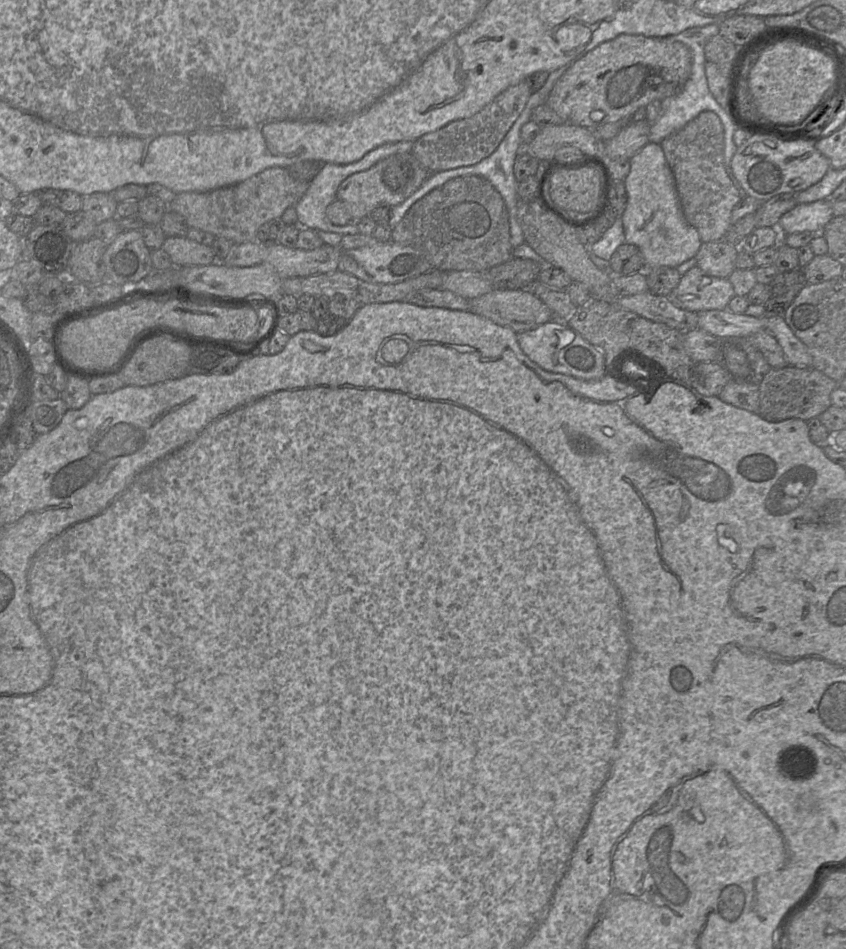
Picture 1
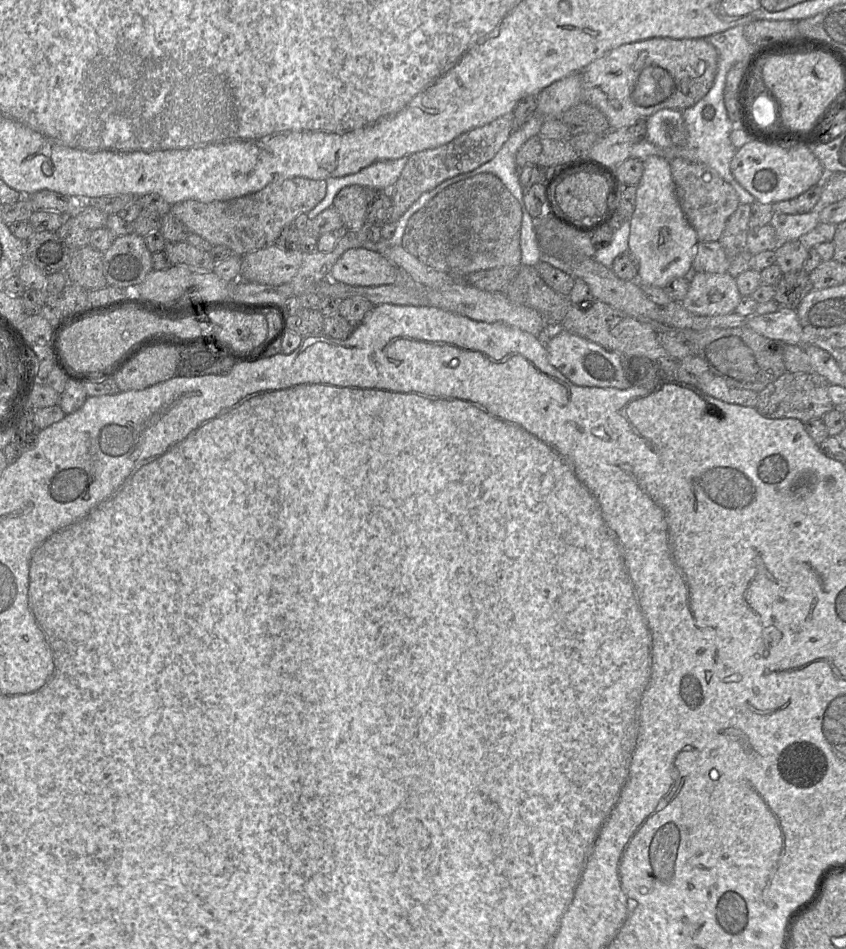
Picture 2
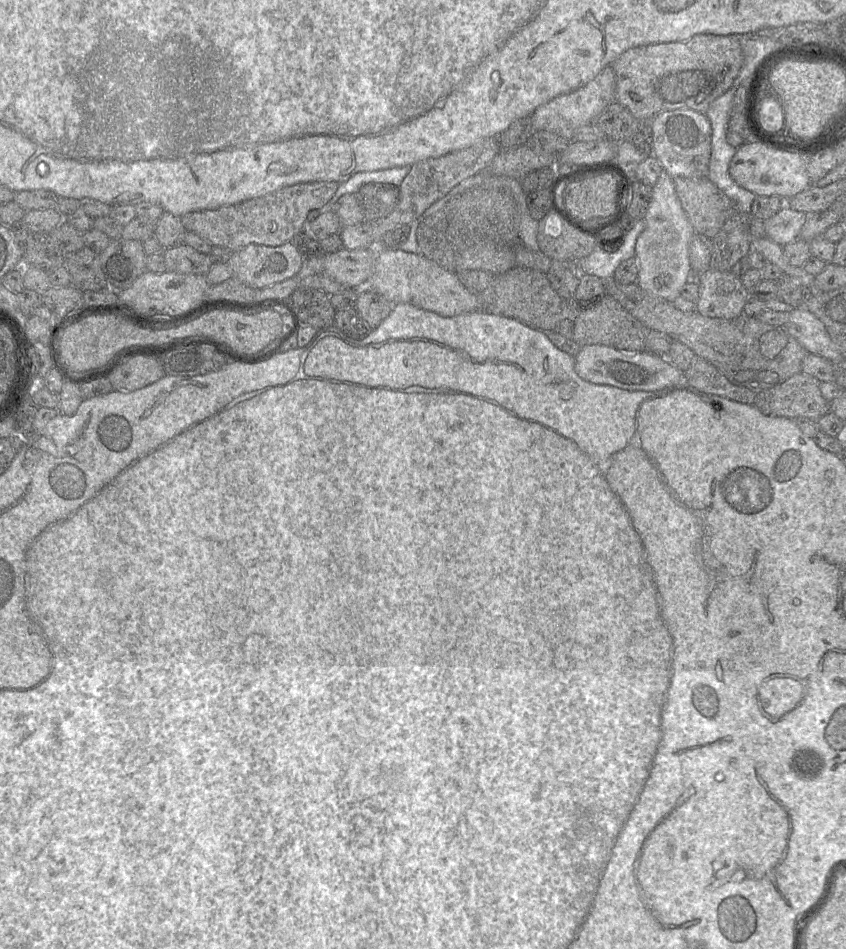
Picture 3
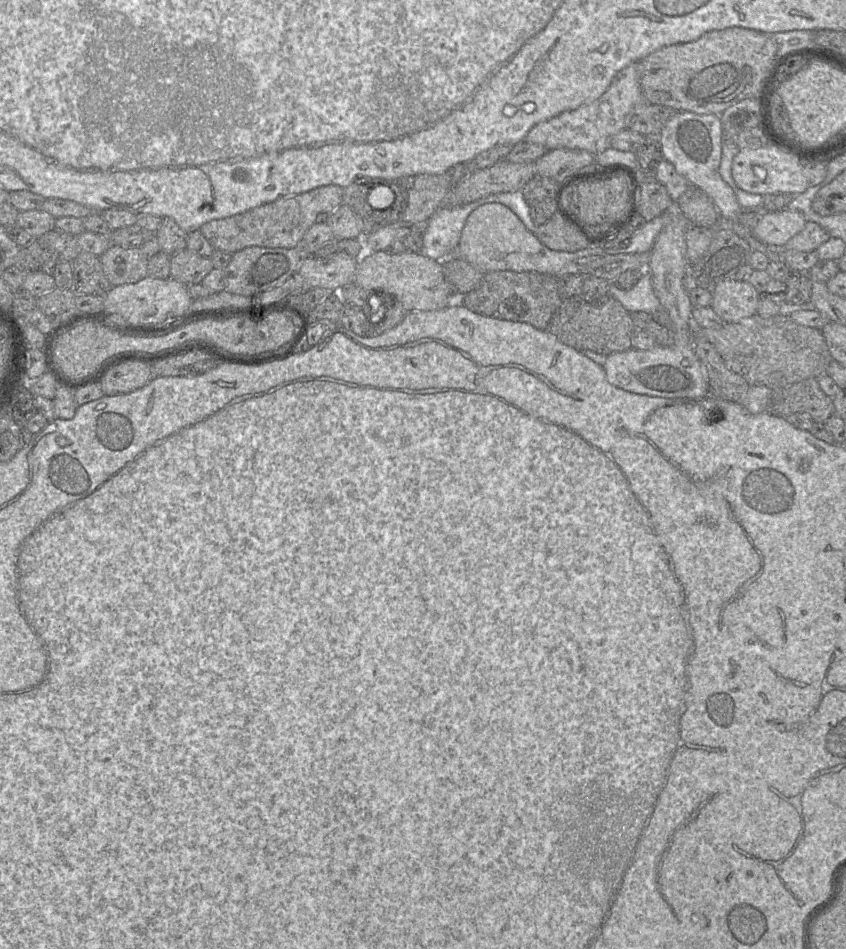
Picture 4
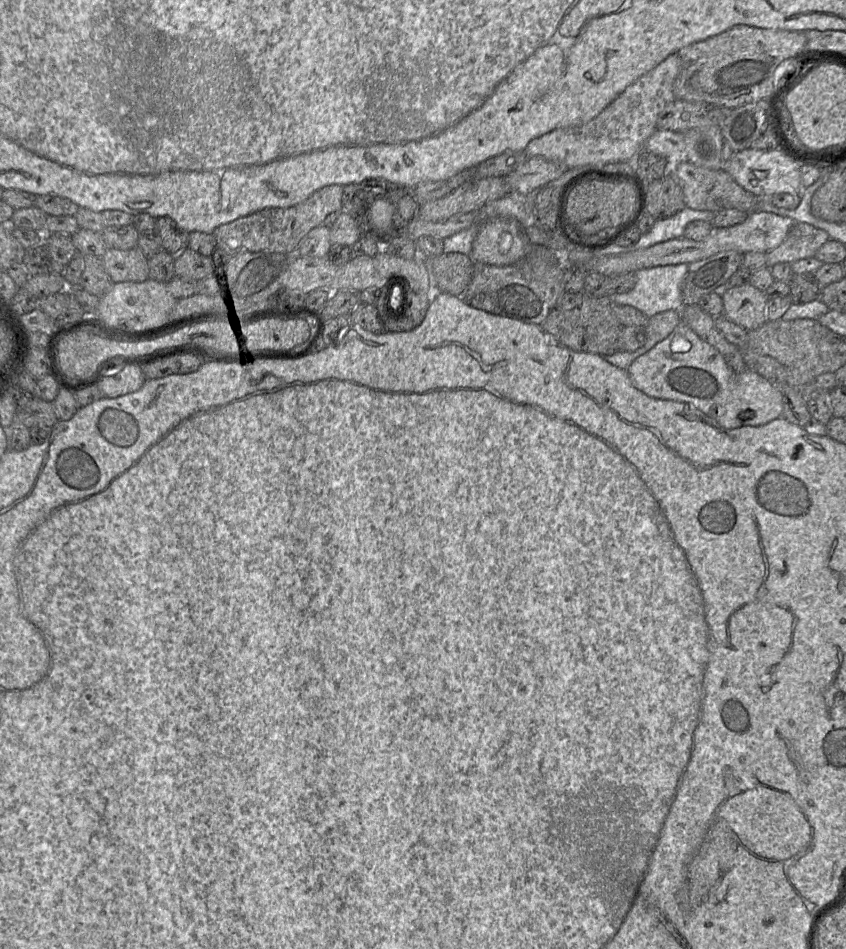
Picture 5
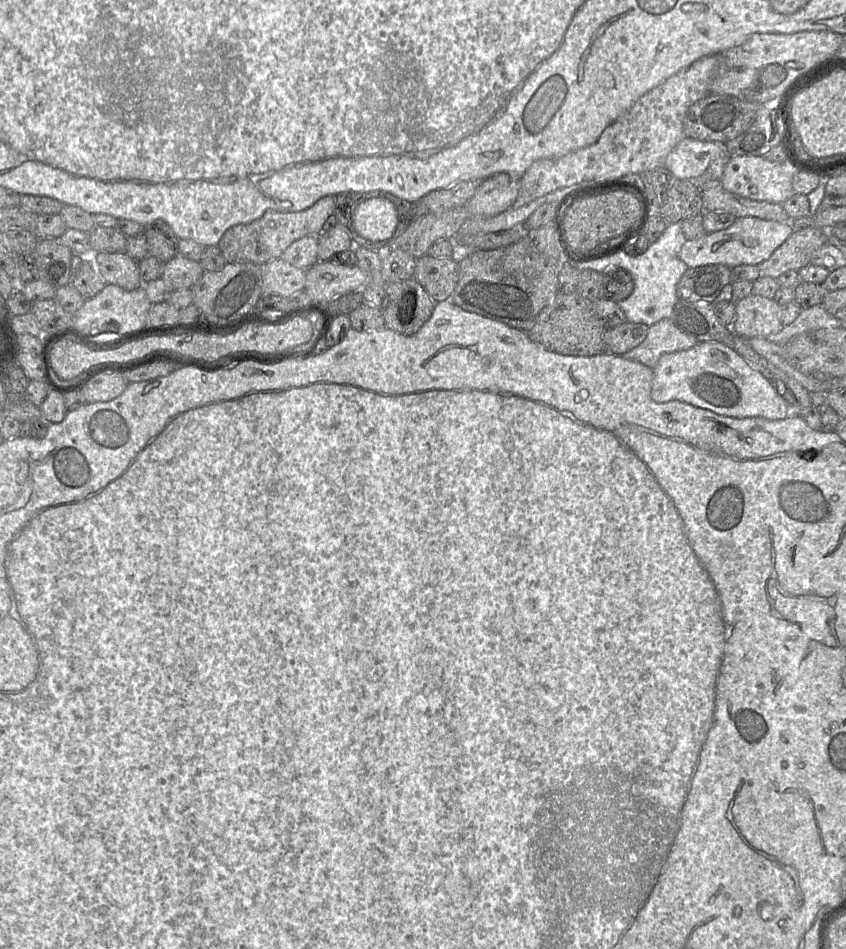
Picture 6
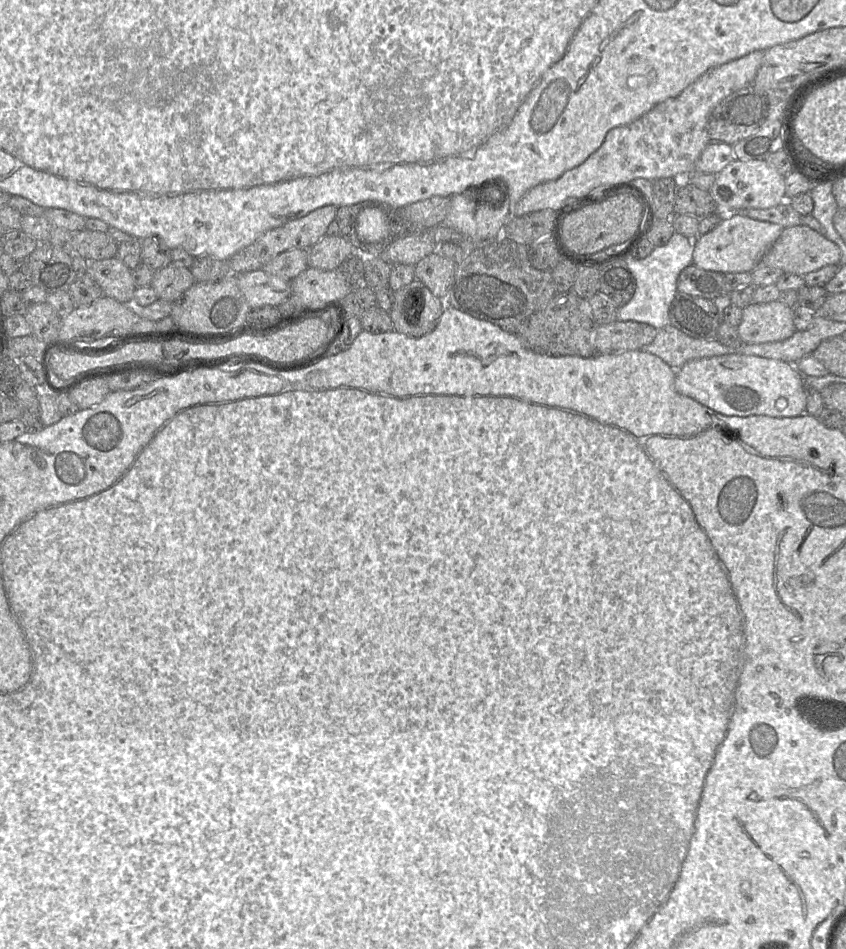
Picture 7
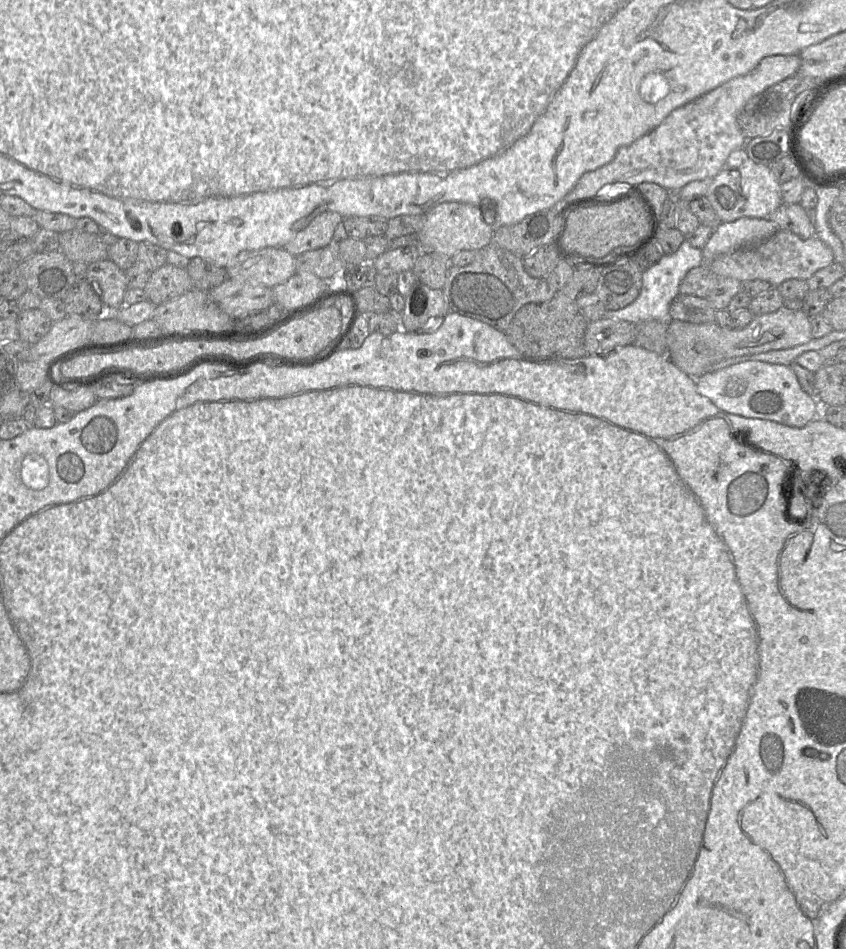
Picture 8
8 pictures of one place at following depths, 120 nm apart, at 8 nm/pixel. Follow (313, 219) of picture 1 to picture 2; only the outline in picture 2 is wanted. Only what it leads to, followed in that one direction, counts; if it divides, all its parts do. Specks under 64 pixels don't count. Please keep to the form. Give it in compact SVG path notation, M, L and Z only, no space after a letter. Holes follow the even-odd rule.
M407 156L394 160L382 160L363 168L357 173L327 179L325 197L307 213L310 220L312 221L323 210L333 206L335 196L344 187L358 185L366 189L389 192L397 182L407 161Z

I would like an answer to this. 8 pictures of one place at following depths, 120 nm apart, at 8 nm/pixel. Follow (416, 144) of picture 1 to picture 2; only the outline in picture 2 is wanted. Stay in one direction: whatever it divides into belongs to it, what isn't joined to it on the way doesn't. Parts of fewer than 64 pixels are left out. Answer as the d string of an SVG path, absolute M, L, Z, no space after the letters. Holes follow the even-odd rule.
M513 112L505 114L484 126L463 133L445 145L410 155L397 182L389 190L392 205L387 222L396 222L422 194L435 189L442 182L490 161L513 131L513 119Z

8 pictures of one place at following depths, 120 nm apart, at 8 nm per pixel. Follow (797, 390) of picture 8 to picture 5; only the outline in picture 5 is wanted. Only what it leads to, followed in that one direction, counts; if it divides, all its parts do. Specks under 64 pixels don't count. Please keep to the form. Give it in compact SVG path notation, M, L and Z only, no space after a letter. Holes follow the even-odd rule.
M681 321L676 326L676 328L671 332L671 334L668 335L664 340L660 341L648 352L644 353L643 355L635 359L629 366L629 368L626 369L626 372L632 384L644 394L656 399L673 400L687 403L693 406L694 408L700 410L704 414L713 418L719 424L719 426L721 426L724 429L733 429L742 426L762 426L776 418L782 417L783 414L782 394L776 385L774 385L773 383L769 382L766 378L760 376L759 374L749 369L747 369L743 373L734 372L726 363L724 357L714 347L700 339L698 335L695 332L693 332L683 321Z

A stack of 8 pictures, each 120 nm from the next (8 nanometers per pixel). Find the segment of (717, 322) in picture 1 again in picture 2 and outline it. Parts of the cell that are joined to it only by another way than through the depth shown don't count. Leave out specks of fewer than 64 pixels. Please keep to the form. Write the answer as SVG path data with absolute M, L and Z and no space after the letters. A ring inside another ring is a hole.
M779 309L773 313L752 315L745 326L784 344L807 345L806 336L794 309Z

